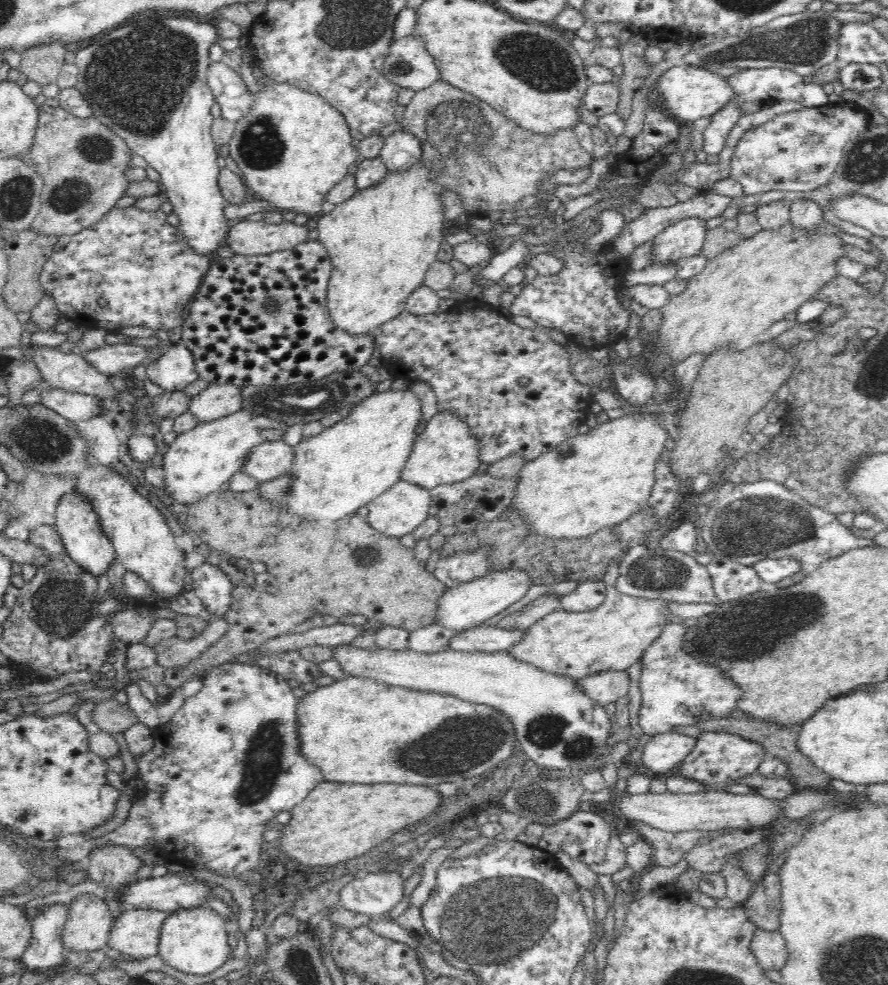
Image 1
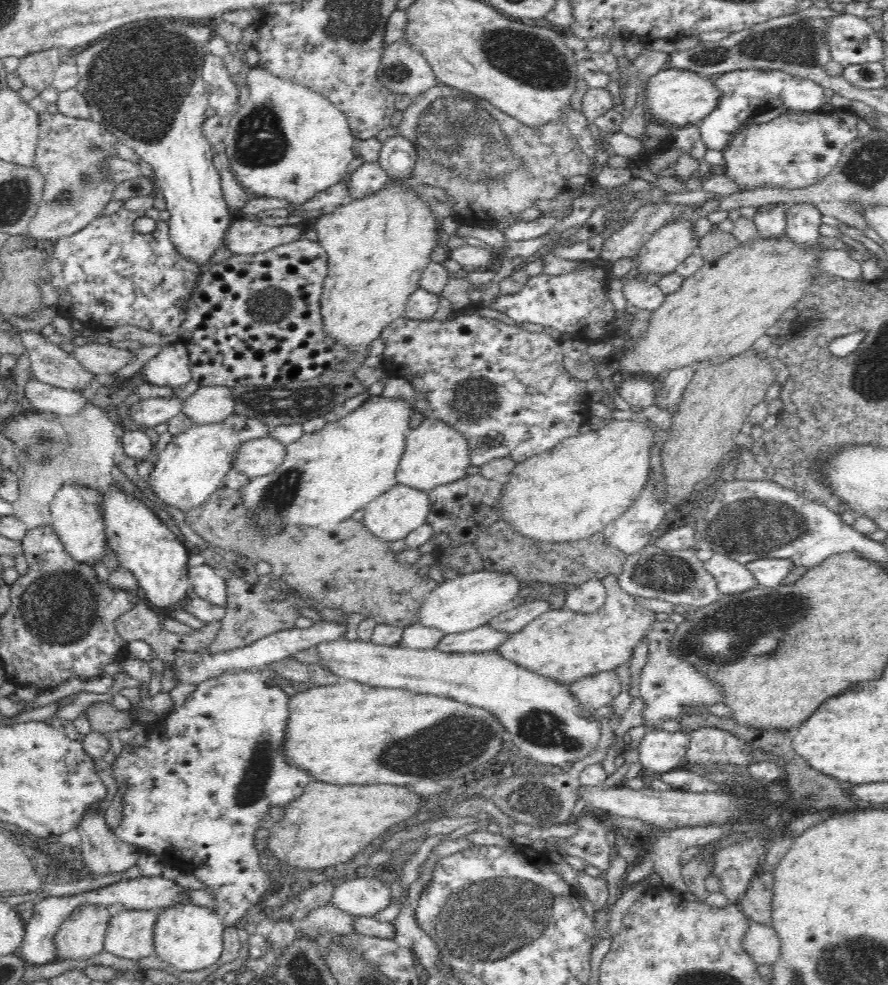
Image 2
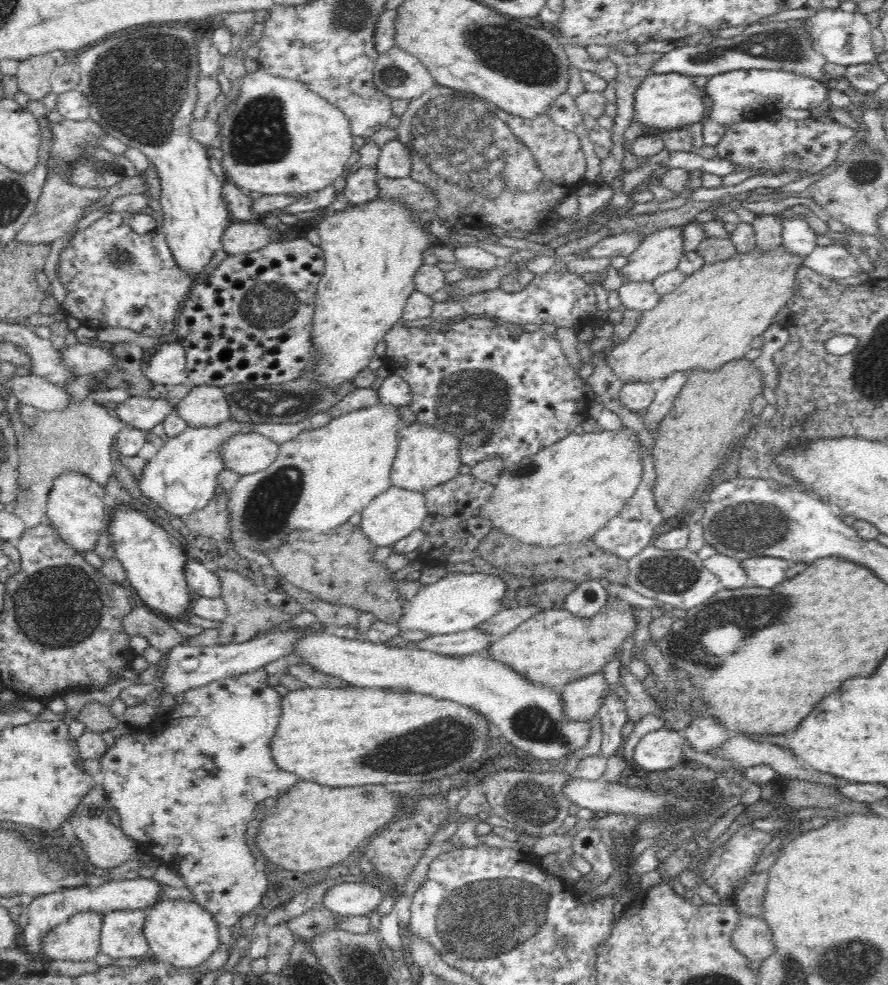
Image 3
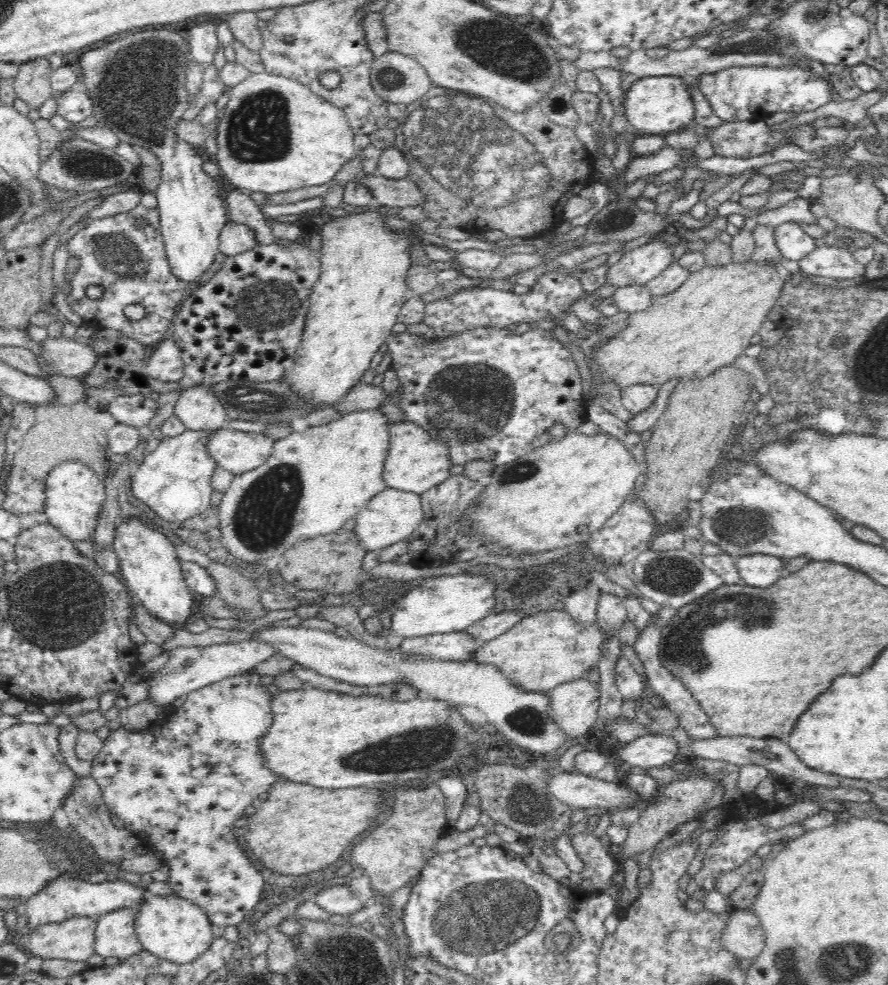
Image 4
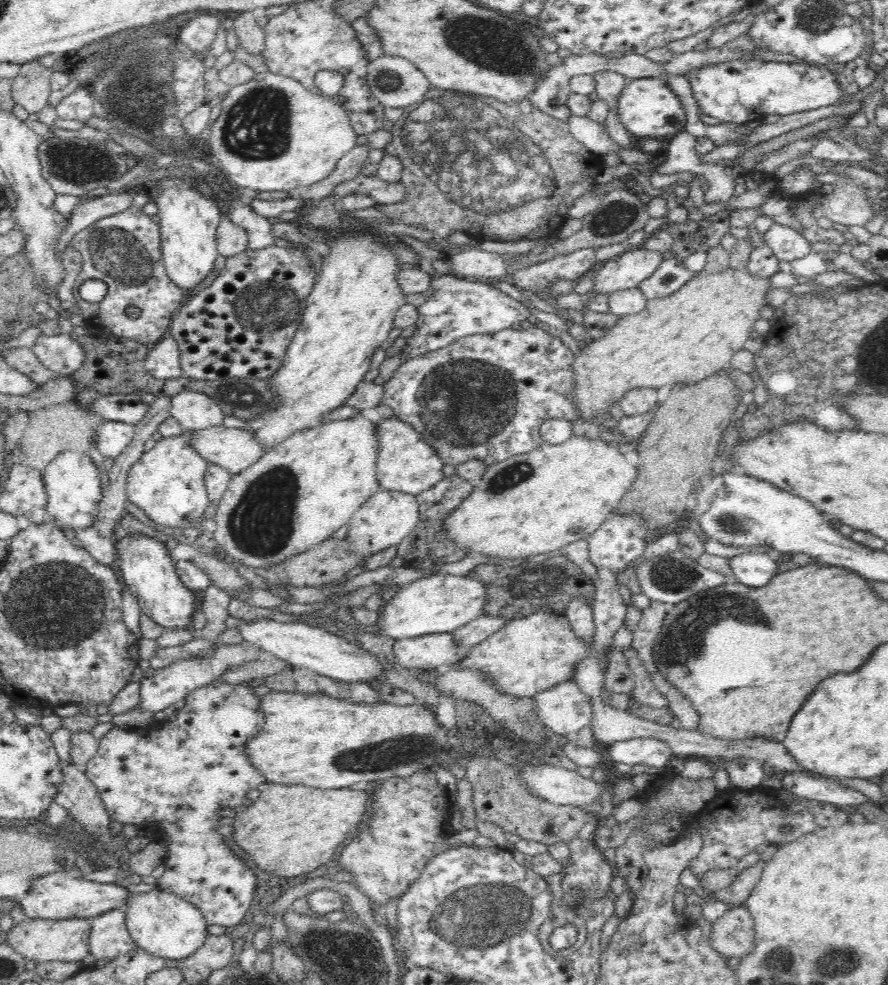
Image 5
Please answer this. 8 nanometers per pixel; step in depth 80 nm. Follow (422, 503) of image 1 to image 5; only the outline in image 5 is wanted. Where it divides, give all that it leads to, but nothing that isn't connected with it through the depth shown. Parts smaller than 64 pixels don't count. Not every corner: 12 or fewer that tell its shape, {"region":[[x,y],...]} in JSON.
{"region":[[380,489],[350,518],[348,551],[396,547],[418,525],[416,496]]}

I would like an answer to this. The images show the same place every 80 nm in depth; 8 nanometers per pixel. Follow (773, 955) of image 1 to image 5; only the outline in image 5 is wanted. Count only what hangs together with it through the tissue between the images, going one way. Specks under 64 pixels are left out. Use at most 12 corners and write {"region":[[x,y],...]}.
{"region":[[731,905],[713,922],[716,952],[741,957],[754,948],[754,919]]}

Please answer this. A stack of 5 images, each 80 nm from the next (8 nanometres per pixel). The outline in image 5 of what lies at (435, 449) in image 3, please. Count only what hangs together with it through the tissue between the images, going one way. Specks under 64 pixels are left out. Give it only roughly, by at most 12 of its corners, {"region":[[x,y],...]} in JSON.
{"region":[[395,416],[375,424],[382,489],[418,495],[445,476],[430,442]]}

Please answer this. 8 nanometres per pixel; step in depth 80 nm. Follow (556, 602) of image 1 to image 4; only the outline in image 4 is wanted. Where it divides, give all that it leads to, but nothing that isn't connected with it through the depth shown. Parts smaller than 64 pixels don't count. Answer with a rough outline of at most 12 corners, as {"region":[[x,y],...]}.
{"region":[[509,610],[491,614],[463,632],[482,644],[506,634],[525,614]]}

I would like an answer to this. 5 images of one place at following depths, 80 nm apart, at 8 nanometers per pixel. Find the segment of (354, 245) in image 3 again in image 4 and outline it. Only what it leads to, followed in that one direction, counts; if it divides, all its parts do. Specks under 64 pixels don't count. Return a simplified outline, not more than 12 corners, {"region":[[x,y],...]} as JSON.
{"region":[[375,211],[321,228],[289,388],[331,406],[414,296],[409,229]]}

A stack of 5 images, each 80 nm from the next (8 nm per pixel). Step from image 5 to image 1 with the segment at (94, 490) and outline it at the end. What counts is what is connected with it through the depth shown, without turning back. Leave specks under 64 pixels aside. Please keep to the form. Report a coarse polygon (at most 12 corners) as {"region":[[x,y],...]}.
{"region":[[70,491],[53,526],[68,555],[97,579],[117,558],[84,493]]}

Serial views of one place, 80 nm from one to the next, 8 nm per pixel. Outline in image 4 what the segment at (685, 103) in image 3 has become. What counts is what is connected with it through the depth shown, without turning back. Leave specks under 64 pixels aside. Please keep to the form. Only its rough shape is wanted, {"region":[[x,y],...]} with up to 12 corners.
{"region":[[640,78],[625,116],[638,133],[690,126],[694,102],[684,78]]}

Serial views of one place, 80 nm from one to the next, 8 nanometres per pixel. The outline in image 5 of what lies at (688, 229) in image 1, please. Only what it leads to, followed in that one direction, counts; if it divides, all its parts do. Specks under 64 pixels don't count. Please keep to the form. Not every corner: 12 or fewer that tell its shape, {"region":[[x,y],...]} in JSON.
{"region":[[640,246],[596,266],[594,292],[637,287],[662,264]]}

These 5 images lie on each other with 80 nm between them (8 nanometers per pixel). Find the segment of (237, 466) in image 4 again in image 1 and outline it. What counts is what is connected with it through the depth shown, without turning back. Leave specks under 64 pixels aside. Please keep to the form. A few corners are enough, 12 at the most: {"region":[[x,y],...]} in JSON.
{"region":[[283,440],[250,449],[241,471],[266,482],[283,475],[294,451]]}

